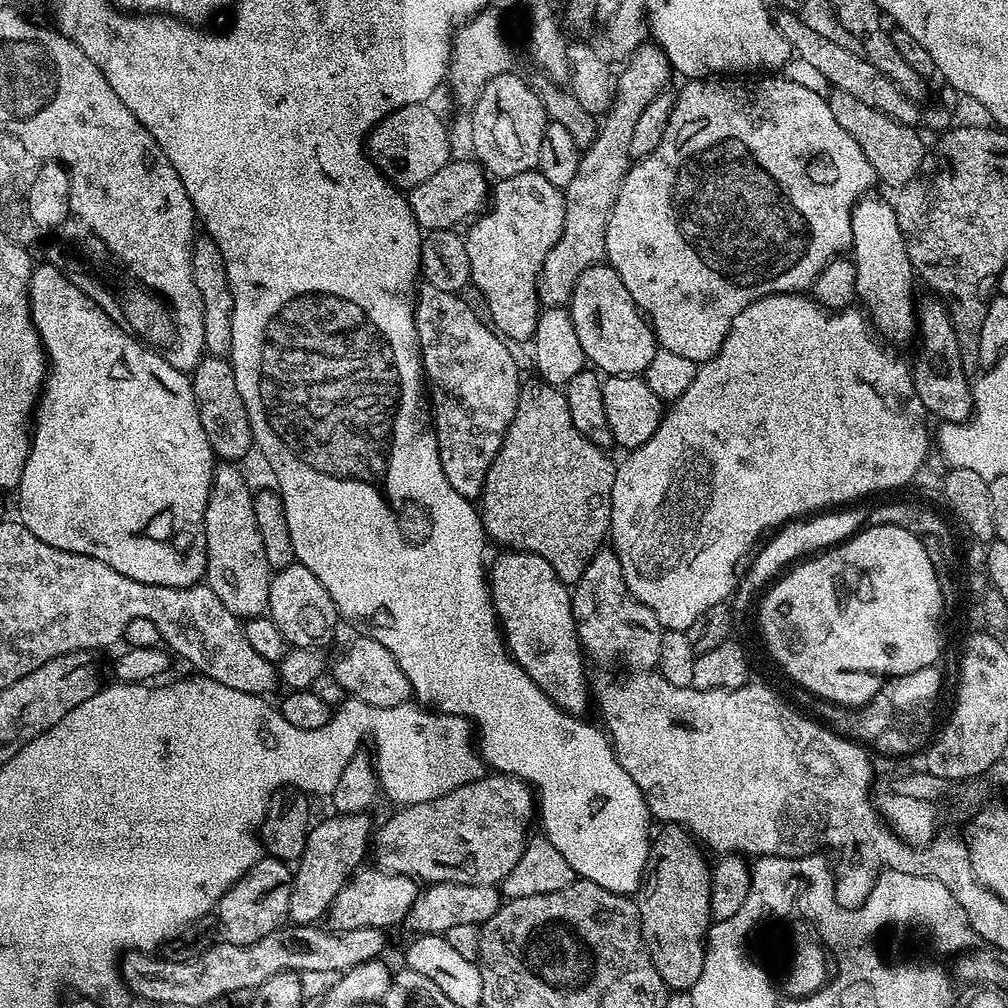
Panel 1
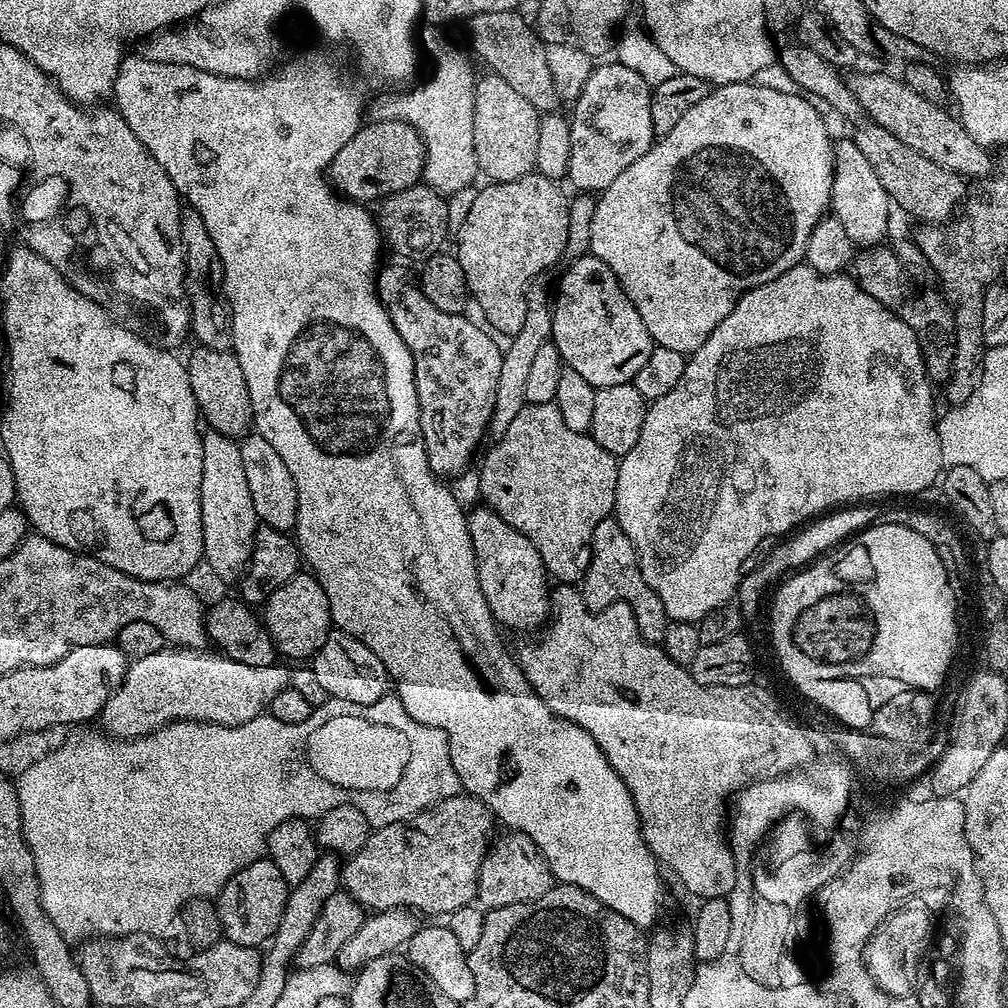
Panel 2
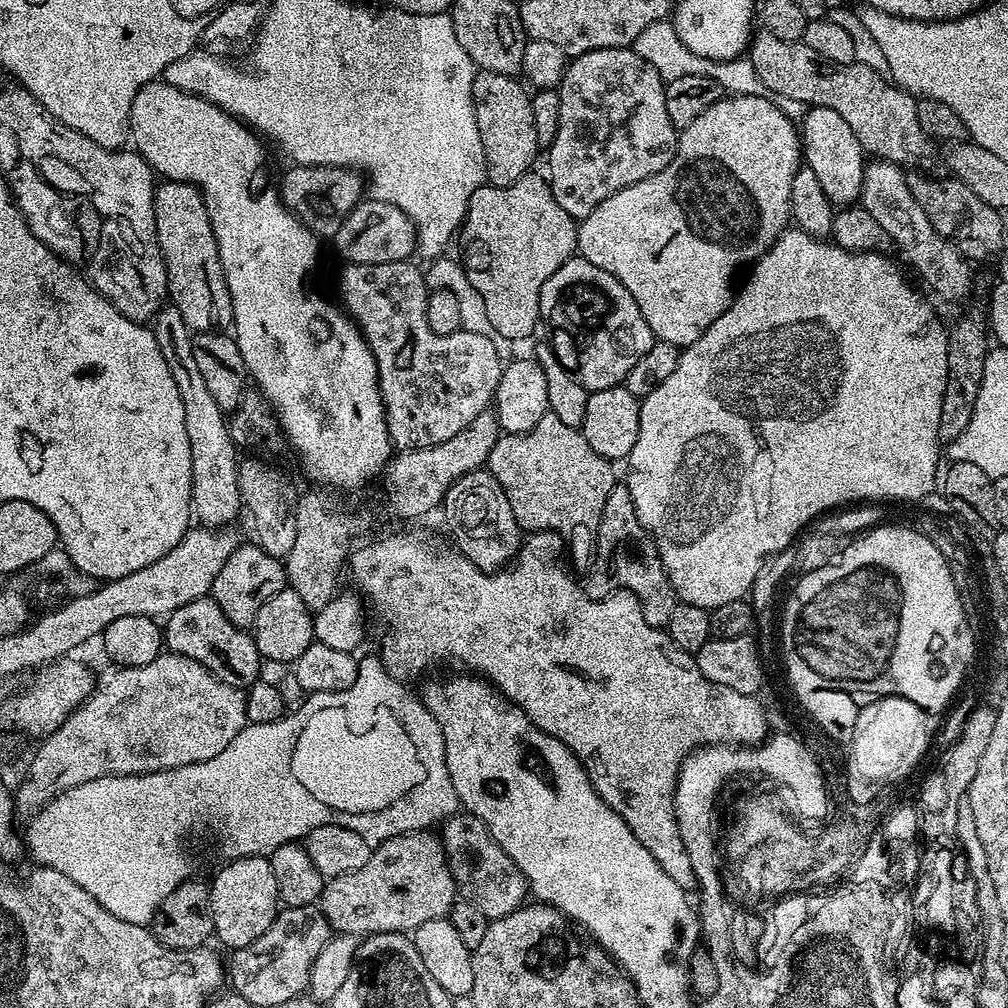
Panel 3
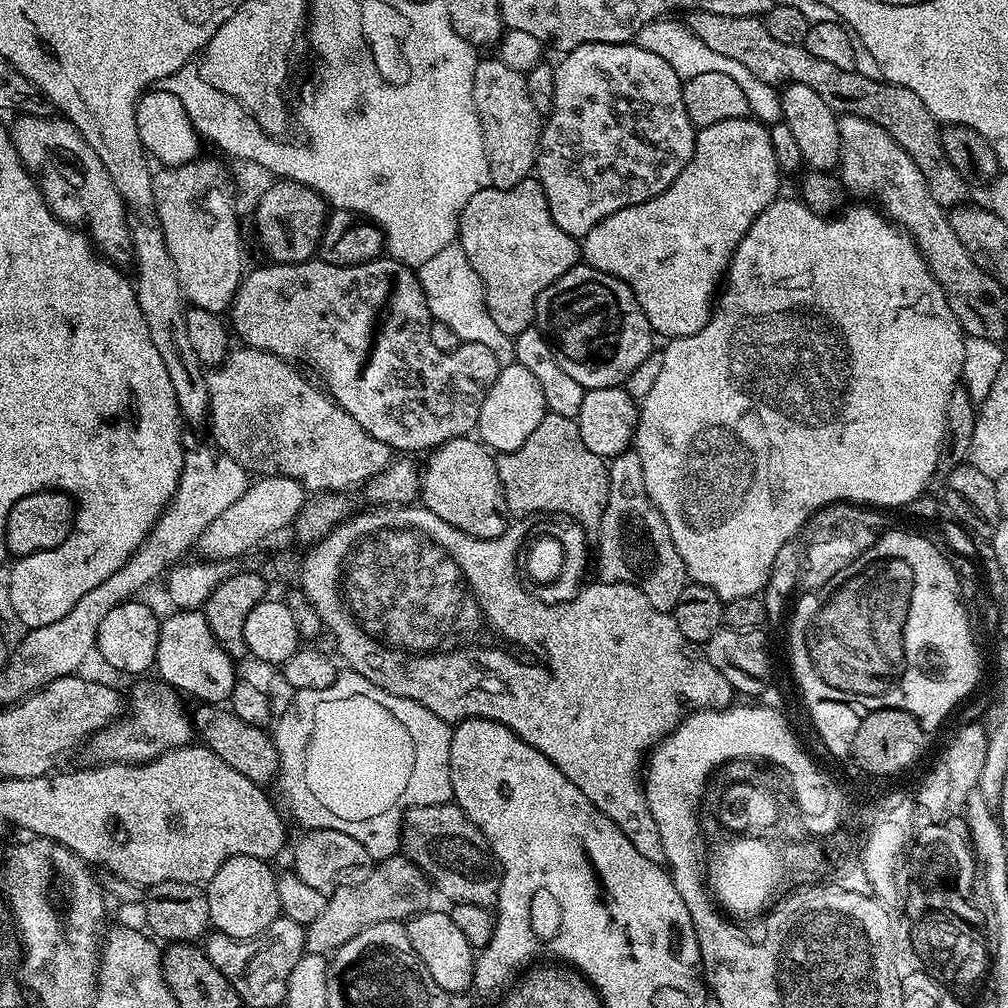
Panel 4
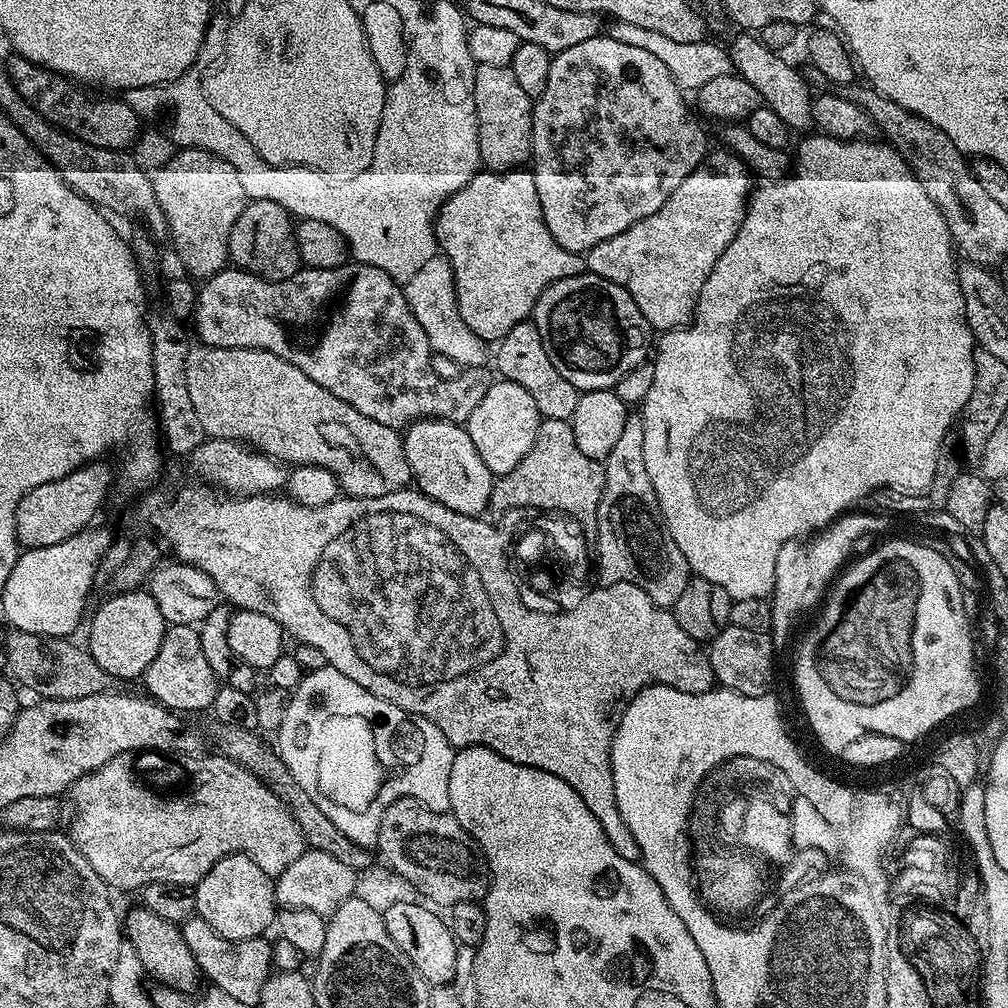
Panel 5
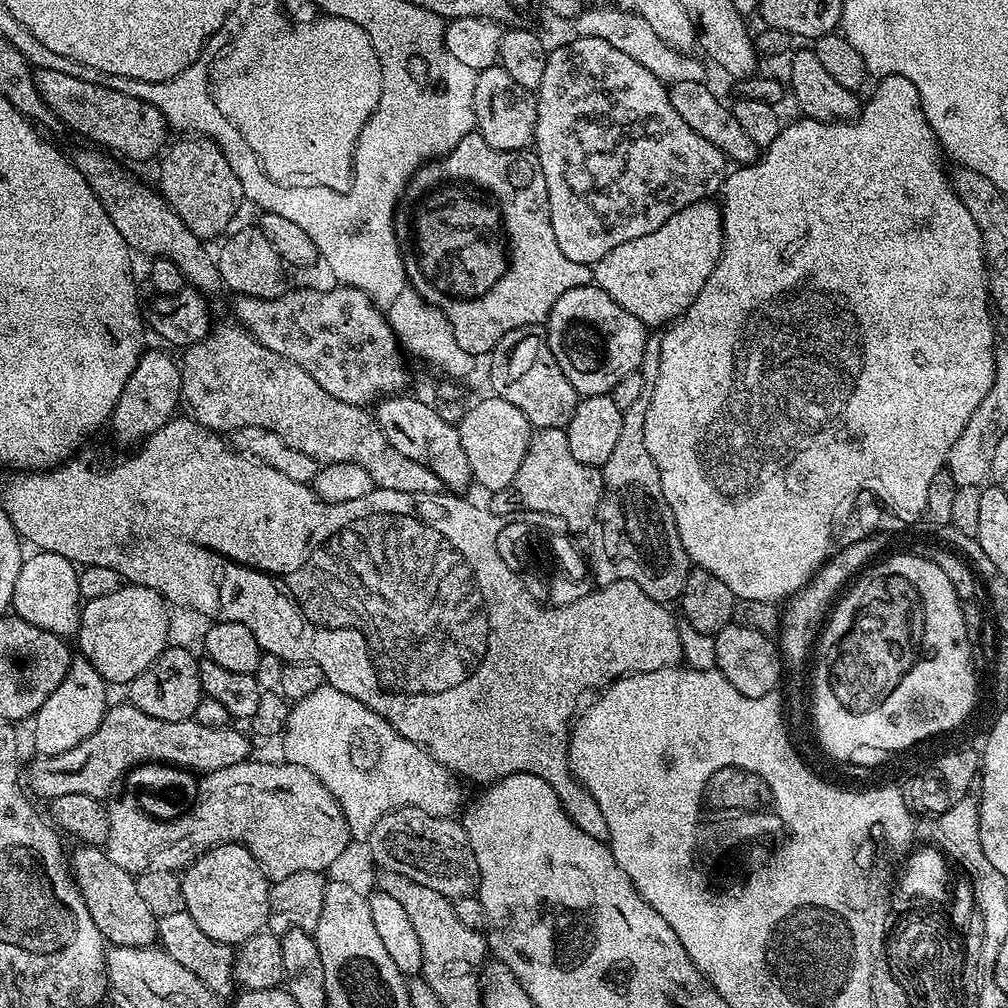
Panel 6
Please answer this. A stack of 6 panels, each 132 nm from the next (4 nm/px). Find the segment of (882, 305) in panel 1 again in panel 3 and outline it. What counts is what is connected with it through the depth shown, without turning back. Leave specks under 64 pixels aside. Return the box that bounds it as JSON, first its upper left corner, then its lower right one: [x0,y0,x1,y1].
[798,106,866,206]

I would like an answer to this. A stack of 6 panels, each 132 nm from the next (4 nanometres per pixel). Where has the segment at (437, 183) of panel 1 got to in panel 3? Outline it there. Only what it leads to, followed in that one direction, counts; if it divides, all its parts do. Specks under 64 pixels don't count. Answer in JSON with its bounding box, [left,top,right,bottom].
[334,199,416,264]

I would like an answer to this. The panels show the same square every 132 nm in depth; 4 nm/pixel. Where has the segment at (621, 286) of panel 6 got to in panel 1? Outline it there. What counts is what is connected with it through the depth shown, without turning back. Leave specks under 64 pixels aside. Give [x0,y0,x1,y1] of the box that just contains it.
[606,74,877,362]

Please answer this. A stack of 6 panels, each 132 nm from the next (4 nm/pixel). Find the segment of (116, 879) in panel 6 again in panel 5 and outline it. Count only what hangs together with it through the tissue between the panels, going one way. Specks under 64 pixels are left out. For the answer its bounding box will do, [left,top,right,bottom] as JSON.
[122,906,202,994]

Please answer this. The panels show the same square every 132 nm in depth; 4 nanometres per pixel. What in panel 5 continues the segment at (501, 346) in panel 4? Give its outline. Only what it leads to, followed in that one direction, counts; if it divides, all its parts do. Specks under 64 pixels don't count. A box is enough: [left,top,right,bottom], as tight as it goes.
[402,254,489,369]

